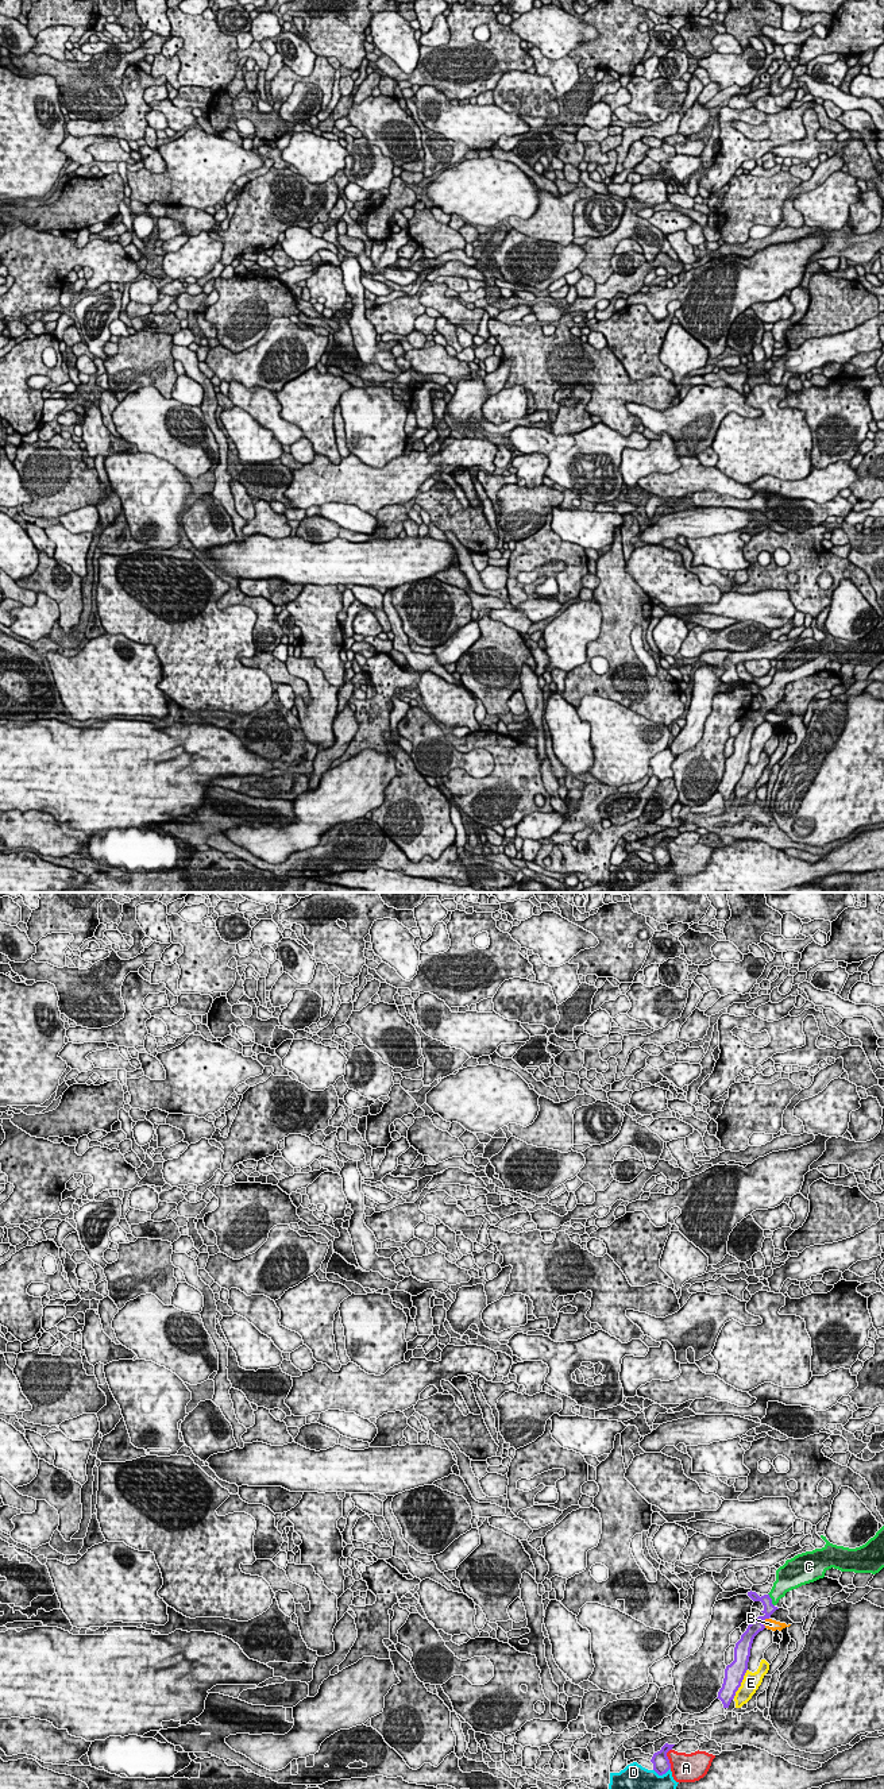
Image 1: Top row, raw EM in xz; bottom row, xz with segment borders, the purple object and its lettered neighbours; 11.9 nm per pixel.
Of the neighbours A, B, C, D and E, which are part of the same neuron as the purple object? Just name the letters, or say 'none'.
C

